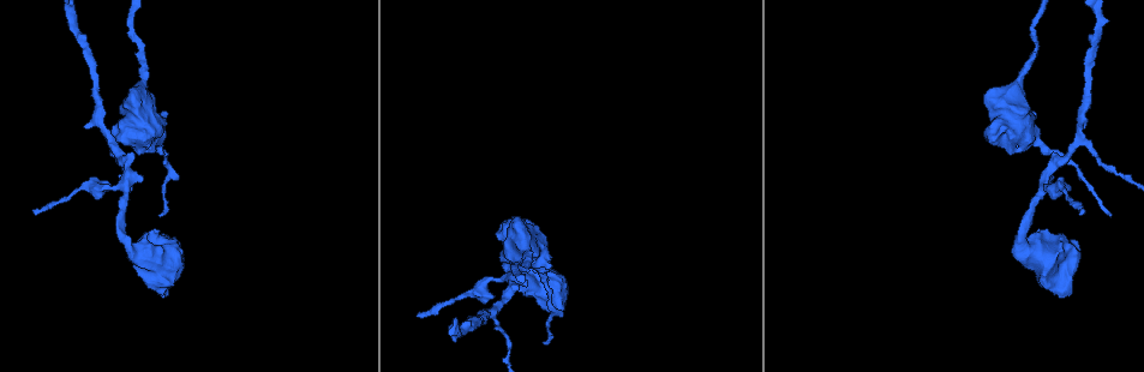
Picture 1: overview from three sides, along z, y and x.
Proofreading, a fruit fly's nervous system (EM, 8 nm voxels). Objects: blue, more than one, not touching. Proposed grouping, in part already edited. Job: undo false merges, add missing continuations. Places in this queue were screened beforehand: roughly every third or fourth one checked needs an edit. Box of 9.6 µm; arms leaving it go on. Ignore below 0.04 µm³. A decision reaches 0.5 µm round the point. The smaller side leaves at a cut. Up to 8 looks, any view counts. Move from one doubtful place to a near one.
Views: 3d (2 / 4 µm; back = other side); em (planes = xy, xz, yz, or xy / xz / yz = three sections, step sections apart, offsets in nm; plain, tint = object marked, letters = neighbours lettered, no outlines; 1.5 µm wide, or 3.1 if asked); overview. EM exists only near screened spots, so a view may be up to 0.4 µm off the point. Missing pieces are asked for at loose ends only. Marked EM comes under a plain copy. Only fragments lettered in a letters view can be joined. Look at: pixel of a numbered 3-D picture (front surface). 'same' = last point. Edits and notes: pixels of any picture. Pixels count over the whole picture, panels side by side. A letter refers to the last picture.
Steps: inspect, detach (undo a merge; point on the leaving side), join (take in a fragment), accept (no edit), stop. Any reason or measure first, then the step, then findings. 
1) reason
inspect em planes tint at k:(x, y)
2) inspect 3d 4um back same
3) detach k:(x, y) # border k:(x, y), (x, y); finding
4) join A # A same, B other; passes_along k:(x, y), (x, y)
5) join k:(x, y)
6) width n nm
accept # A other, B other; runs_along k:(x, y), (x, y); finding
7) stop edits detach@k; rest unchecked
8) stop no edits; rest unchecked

inspect em xy step 8 letters at 1:(1020, 233)

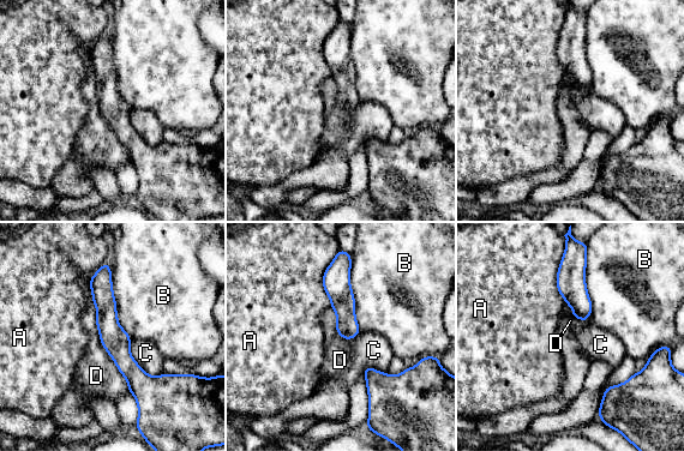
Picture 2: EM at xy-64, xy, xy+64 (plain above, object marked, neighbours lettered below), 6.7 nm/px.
width 70 nm
accept # A other, B other, C other, D other; one cell here

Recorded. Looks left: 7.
tapers out
inspect 3d 4um at 1:(419, 315)

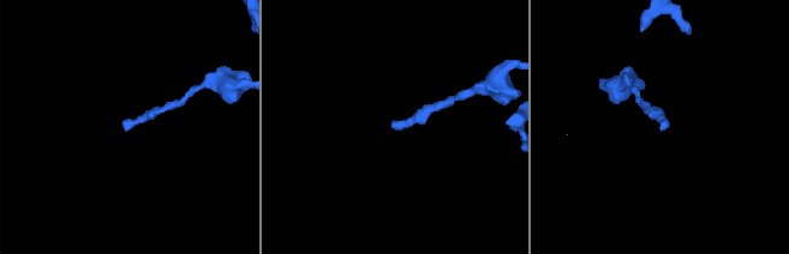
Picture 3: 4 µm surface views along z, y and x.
shape alone is not enough
inspect em yz step 8 letters at 3:(668, 122)

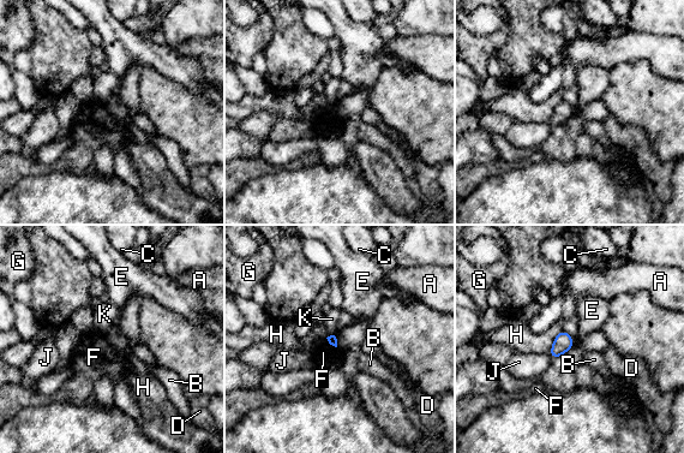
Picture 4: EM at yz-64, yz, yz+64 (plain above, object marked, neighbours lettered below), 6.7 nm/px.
inspect em planes letters same

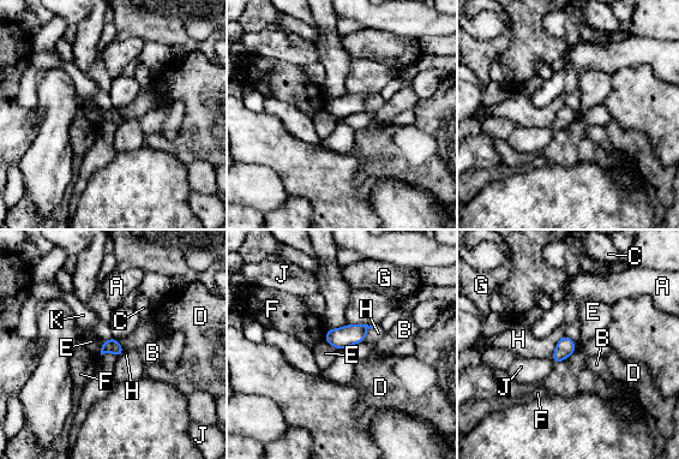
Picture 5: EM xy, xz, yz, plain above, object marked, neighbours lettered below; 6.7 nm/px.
accept # A other, B other, C other, D other, E other, F other, G other, H other, J other, K other; none of them fits

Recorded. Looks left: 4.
thick end
inspect 3d 4um at 1:(1069, 241)

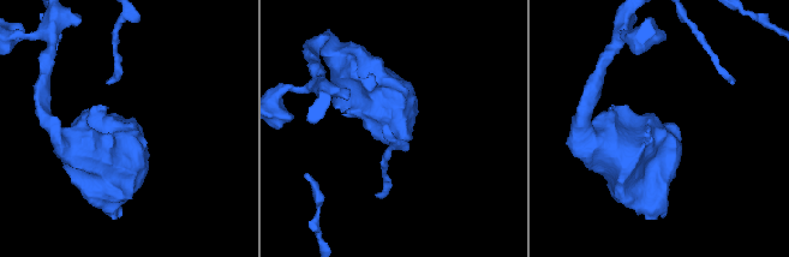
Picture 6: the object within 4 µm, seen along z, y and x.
shape alone is not enough
inspect em xz step 8 tint at 6:(138, 125)

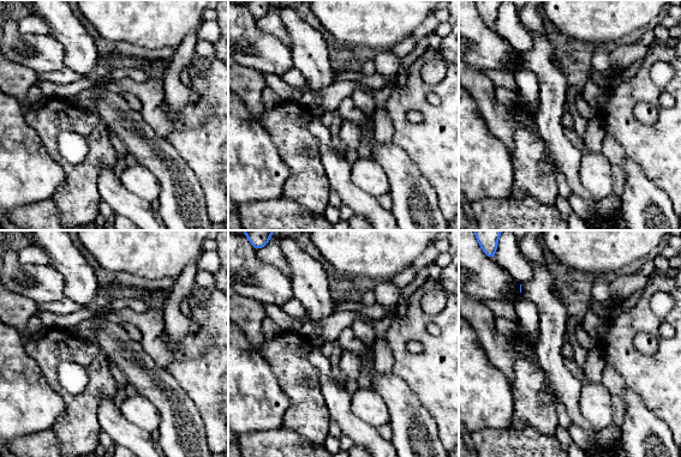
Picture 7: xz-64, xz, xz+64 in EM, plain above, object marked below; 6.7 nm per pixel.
another direction
inspect em planes letters same

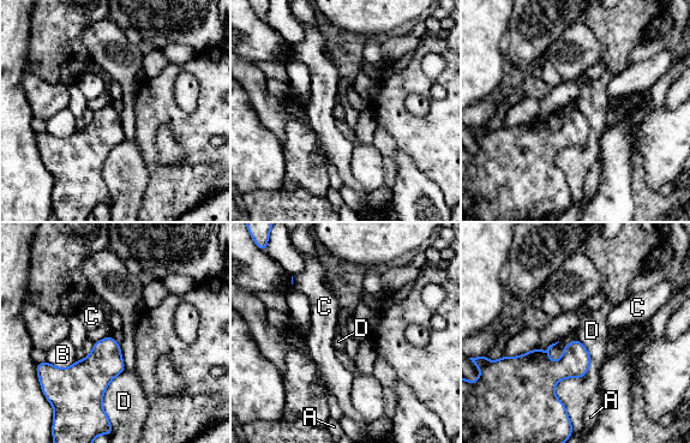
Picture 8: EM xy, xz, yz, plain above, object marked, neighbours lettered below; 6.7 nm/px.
longest_contact D 600 nm
accept # A other, B other, C other, D other; none of them fits

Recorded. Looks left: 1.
stop no edits; rest unchecked

